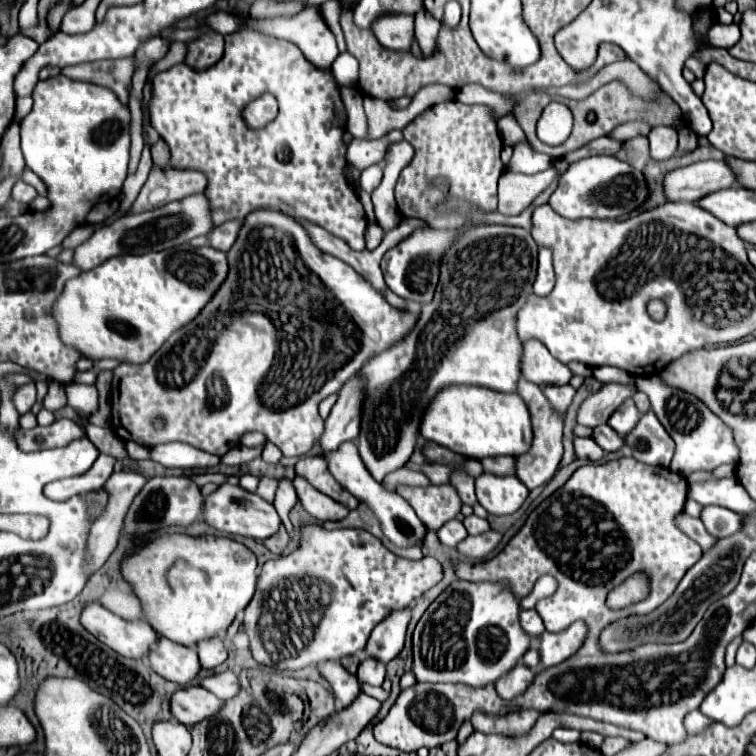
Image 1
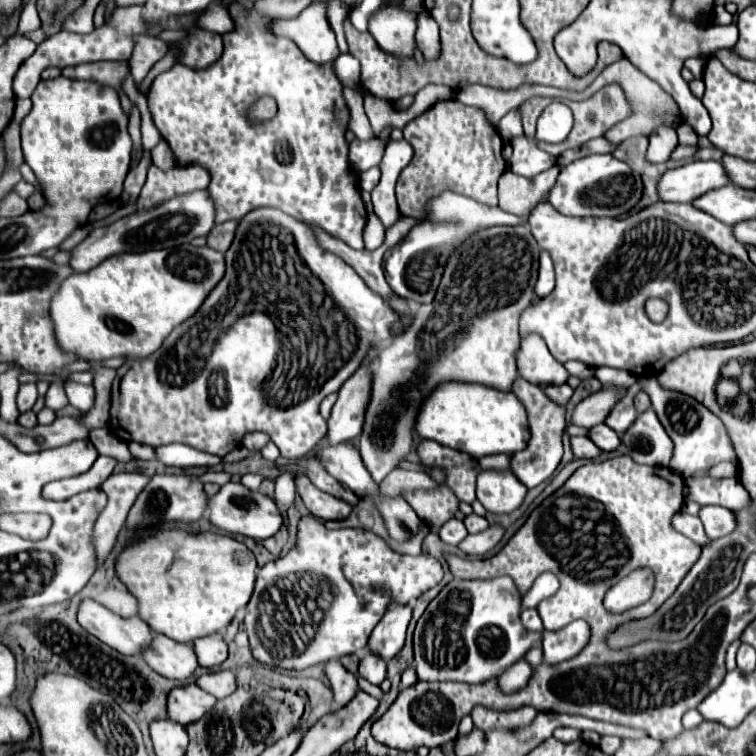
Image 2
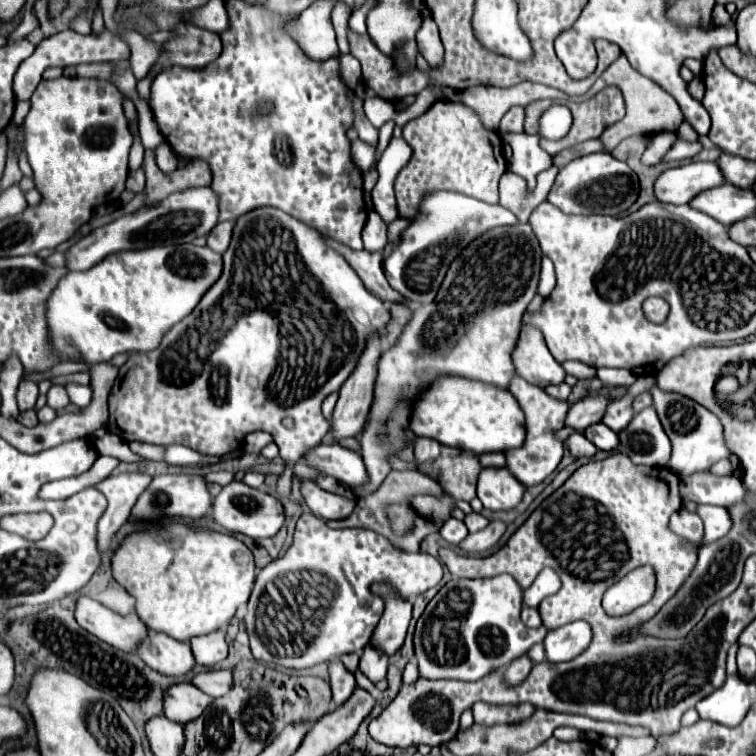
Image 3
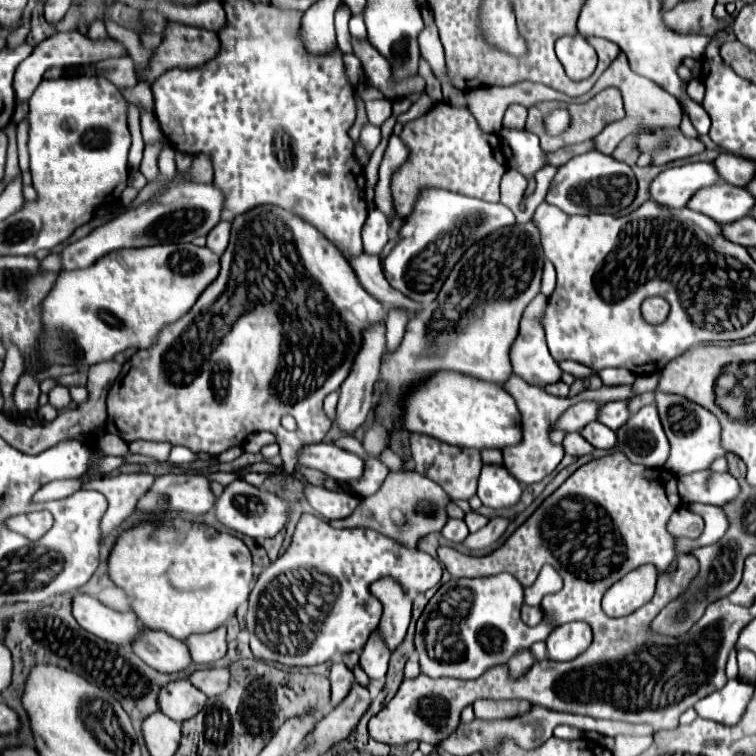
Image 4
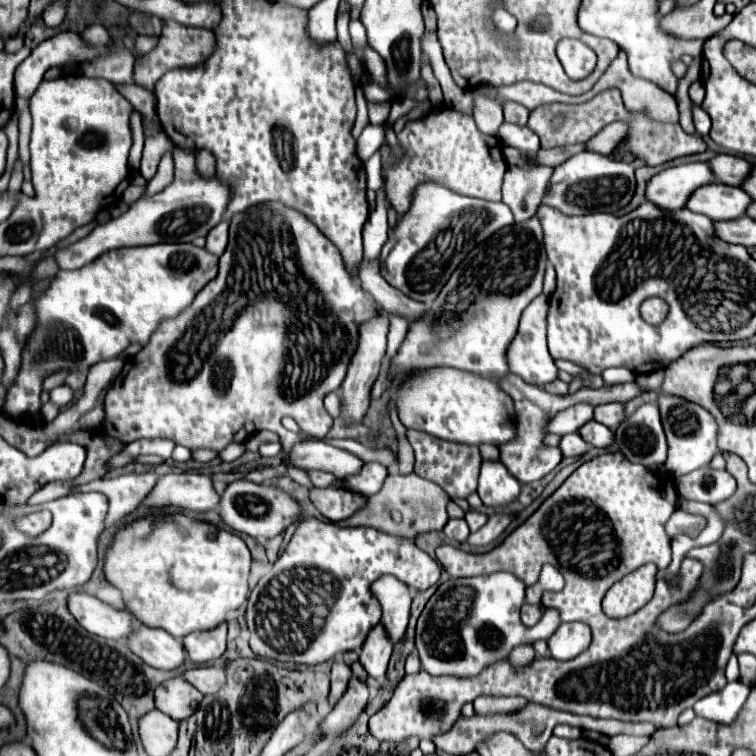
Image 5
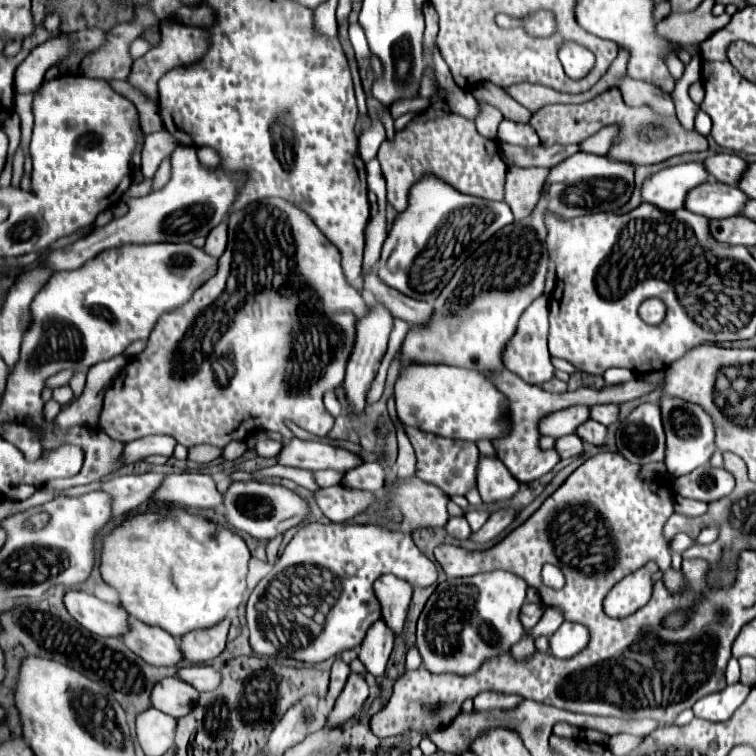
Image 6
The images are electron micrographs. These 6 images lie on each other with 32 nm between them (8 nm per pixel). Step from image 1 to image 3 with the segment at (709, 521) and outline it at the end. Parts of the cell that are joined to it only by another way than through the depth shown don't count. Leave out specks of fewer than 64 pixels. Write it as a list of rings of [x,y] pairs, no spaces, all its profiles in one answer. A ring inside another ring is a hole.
[[[698,504],[696,514],[704,520],[704,538],[702,538],[702,542],[698,546],[716,542],[718,538],[726,536],[728,530],[732,528],[732,520],[730,520],[730,514],[726,512],[726,508]]]

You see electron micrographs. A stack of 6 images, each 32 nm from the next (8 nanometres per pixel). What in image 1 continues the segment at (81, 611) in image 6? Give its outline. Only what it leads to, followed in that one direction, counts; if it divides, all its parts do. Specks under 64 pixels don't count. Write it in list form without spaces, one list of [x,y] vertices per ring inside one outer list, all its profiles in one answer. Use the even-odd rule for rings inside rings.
[[[86,602],[80,624],[100,642],[126,658],[144,658],[156,644],[158,634],[144,620],[124,620],[98,602]]]

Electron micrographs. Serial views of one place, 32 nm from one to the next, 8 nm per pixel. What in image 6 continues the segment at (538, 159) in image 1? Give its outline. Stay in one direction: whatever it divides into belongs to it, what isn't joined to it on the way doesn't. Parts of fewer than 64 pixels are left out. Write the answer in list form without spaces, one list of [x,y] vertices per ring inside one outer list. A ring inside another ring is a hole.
[[[506,118],[498,126],[497,139],[499,142],[510,142],[510,144],[524,146],[524,148],[537,146],[540,143],[538,134],[530,124],[520,124],[520,122],[506,120]]]

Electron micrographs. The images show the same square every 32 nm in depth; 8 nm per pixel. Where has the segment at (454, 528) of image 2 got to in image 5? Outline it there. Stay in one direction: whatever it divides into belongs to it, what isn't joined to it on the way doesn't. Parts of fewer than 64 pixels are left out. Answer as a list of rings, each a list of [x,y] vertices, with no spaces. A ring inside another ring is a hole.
[[[450,518],[448,524],[444,526],[444,534],[448,538],[452,538],[452,540],[464,542],[468,538],[468,534],[470,534],[470,528],[468,528],[468,524],[466,524],[464,518],[460,518],[460,520],[458,518]]]

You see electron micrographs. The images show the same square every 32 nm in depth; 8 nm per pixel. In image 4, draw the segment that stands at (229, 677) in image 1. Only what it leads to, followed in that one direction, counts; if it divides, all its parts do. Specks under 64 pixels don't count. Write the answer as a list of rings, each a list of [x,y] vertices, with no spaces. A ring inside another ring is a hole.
[[[204,668],[188,674],[188,680],[206,696],[216,696],[228,688],[228,676],[226,668]]]

